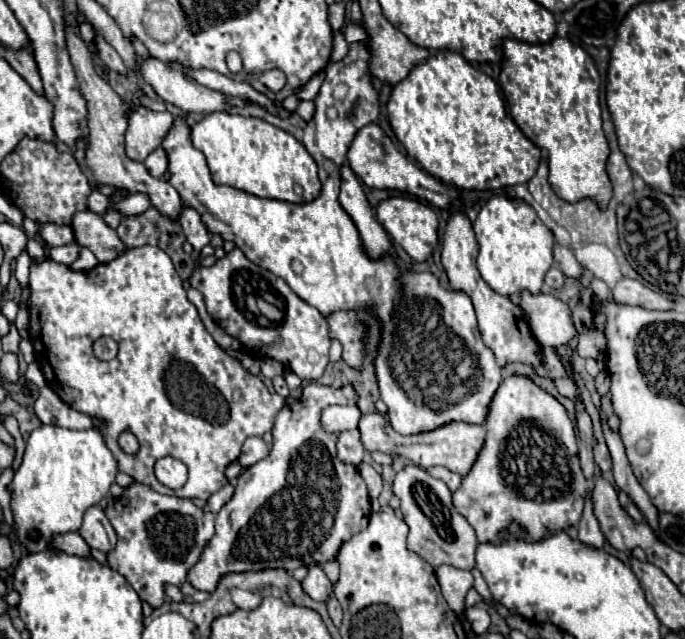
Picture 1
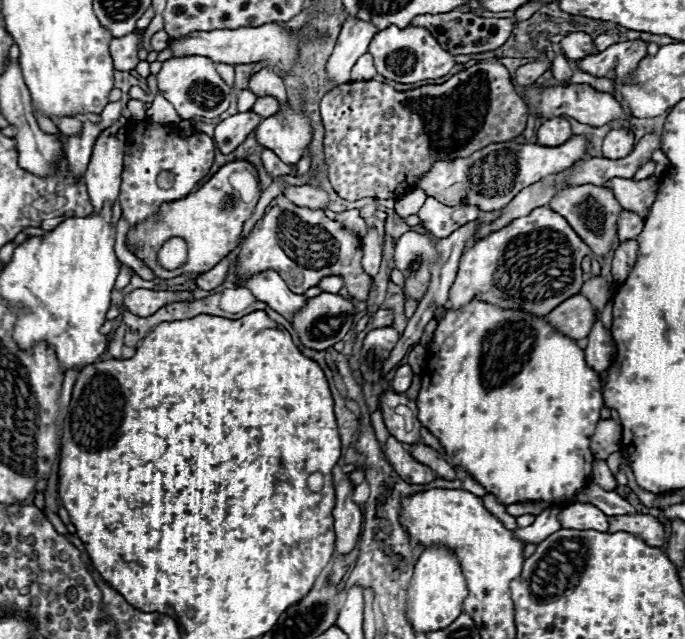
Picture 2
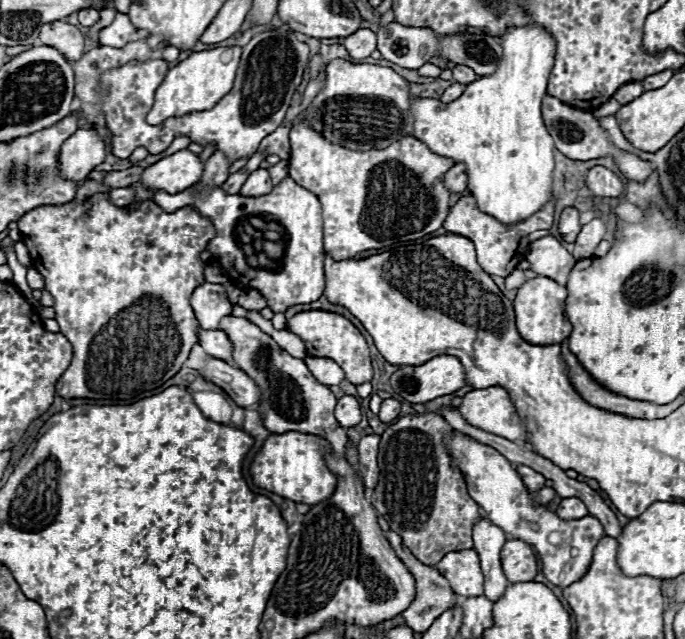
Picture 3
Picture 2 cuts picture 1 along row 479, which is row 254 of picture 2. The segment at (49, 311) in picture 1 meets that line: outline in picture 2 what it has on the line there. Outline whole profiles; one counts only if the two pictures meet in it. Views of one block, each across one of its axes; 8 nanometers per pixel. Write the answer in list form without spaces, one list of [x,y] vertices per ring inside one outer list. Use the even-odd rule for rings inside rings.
[[[244,160],[228,162],[204,186],[200,186],[196,192],[190,192],[182,200],[164,202],[160,206],[160,210],[156,212],[156,216],[136,224],[128,232],[126,244],[130,248],[136,248],[136,250],[130,250],[130,252],[136,258],[140,258],[154,272],[156,278],[170,280],[170,278],[176,278],[176,276],[182,276],[182,274],[204,274],[210,268],[214,268],[228,252],[232,252],[238,246],[242,226],[252,216],[252,212],[258,204],[258,194],[252,200],[244,200],[242,194],[230,184],[230,176],[234,172],[250,172],[252,176],[256,176],[256,170],[250,162],[244,162]],[[174,236],[190,242],[190,256],[188,256],[188,262],[184,266],[180,266],[178,270],[164,270],[156,262],[156,254],[158,254],[160,246],[168,238],[174,238]]]

